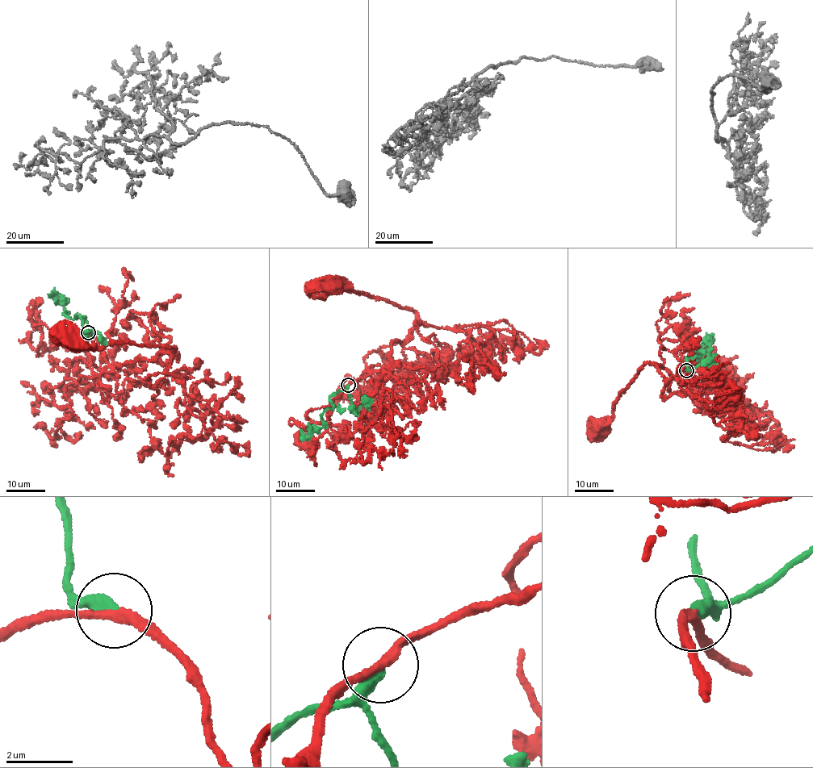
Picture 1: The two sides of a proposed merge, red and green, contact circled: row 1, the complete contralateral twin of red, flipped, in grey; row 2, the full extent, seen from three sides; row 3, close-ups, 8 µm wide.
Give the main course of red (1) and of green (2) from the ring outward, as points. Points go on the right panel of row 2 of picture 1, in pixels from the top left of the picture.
1: (687, 370), (692, 389), (676, 392), (664, 368), (644, 365), (600, 432)
2: (687, 370), (687, 357), (697, 356), (697, 359), (710, 348), (708, 344), (711, 338), (706, 333)

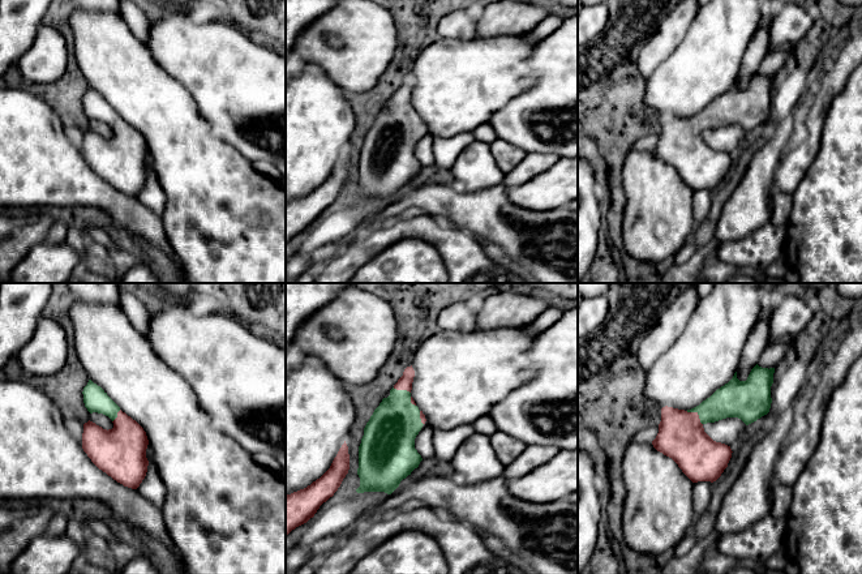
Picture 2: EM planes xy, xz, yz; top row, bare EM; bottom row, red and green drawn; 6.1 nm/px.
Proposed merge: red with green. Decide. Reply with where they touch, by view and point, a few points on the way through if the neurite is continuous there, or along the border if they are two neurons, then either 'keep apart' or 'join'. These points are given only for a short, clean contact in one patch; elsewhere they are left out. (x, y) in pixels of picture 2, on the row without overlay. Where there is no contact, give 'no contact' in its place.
contact yz (697, 121); join

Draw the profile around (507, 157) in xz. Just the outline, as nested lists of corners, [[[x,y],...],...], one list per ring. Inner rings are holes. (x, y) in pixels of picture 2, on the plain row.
[[[496,140],[489,144],[490,153],[501,171],[506,175],[513,171],[526,157],[526,151],[503,140]]]

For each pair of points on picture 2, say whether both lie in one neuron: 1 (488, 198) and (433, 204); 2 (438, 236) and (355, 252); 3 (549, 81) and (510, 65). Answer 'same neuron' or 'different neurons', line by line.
1: same neuron
2: same neuron
3: different neurons

